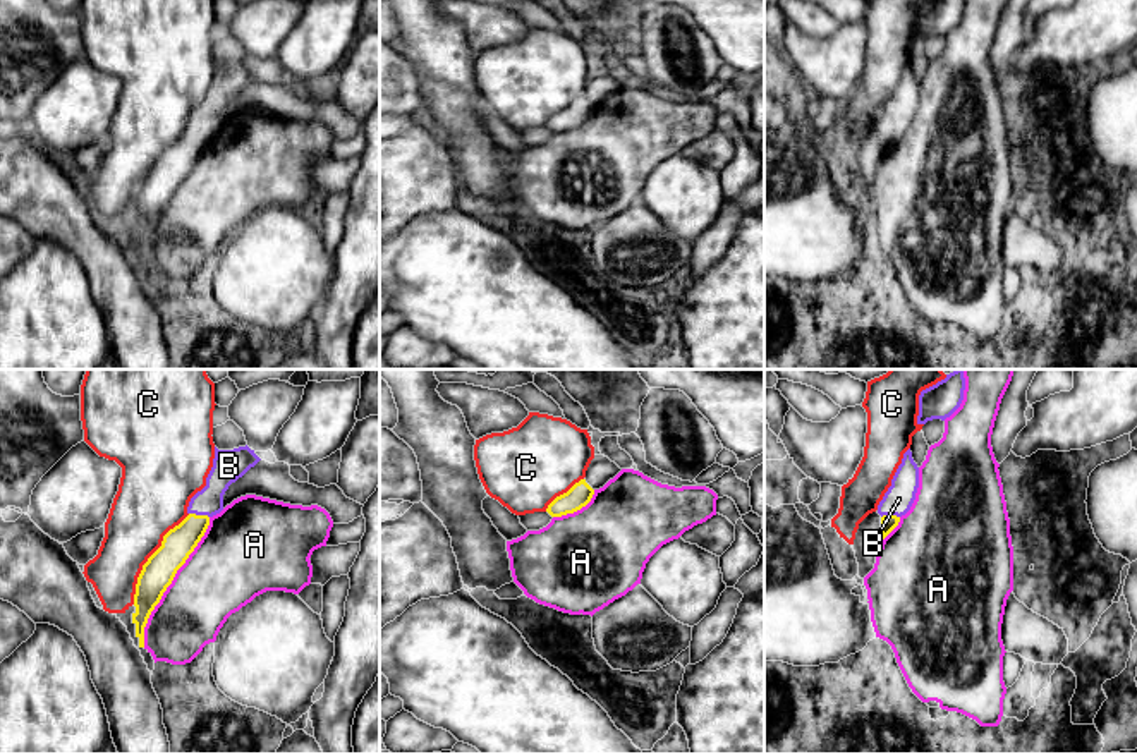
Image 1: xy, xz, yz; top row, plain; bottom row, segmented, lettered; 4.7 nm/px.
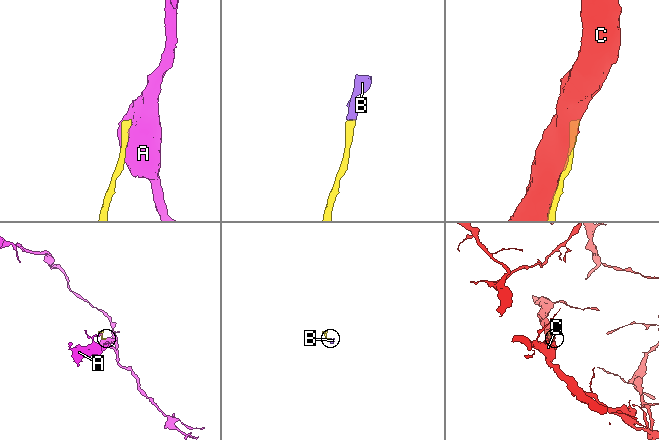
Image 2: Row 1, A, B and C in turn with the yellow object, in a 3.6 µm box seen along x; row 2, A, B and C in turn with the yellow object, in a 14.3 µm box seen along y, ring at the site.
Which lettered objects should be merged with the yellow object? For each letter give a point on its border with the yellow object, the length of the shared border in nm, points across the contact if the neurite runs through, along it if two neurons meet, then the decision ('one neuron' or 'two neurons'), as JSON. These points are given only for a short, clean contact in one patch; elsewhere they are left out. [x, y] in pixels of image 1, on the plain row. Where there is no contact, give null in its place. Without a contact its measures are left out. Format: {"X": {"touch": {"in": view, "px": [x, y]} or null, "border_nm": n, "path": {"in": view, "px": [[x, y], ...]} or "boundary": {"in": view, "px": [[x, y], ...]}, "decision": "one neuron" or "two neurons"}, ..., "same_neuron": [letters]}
{"A": {"touch": {"in": "xy", "px": [170, 198]}, "border_nm": 700, "decision": "two neurons"}, "B": {"touch": {"in": "xy", "px": [200, 131]}, "border_nm": 100, "path": {"in": "xy", "px": [[177, 158], [200, 131], [225, 85]]}, "decision": "one neuron"}, "C": {"touch": {"in": "xy", "px": [150, 172]}, "border_nm": 500, "decision": "two neurons"}, "same_neuron": ["B"]}

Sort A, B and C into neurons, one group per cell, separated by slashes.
A / B / C

